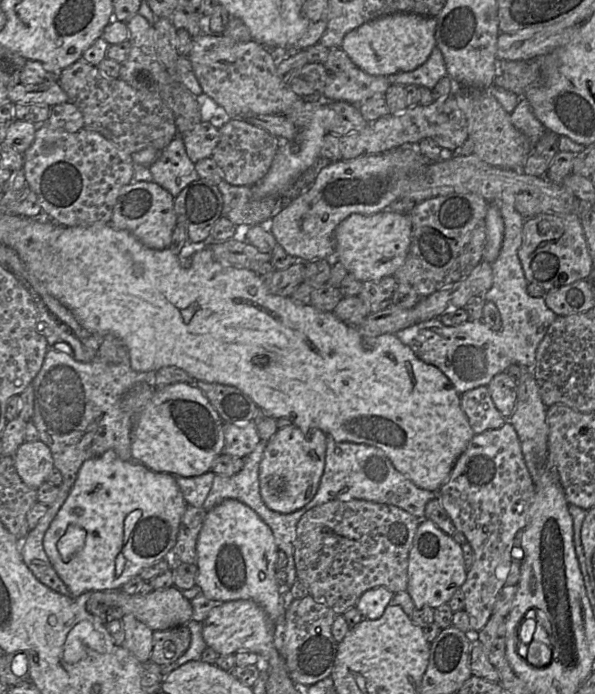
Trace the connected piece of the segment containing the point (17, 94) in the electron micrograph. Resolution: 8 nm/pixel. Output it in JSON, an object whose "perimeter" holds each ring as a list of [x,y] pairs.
{"perimeter":[[[57,81],[40,84],[17,84],[8,90],[9,101],[18,104],[36,104],[53,107],[69,101],[65,91]]]}

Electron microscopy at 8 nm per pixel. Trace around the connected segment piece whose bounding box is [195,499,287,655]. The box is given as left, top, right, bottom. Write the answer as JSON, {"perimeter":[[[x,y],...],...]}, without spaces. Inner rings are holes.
{"perimeter":[[[226,499],[206,513],[196,546],[198,569],[195,581],[210,600],[256,602],[274,625],[275,646],[282,655],[287,609],[275,577],[278,550],[272,530],[252,508],[238,500]]]}

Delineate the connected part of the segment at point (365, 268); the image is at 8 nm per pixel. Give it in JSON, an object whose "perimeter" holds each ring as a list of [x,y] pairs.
{"perimeter":[[[381,211],[372,215],[351,214],[335,230],[333,259],[340,261],[348,273],[361,282],[393,276],[408,255],[412,224],[408,214]]]}

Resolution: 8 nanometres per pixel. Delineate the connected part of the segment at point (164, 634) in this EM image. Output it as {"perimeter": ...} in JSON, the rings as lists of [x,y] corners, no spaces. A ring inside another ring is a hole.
{"perimeter":[[[187,625],[153,632],[153,649],[150,661],[160,666],[175,662],[189,648],[191,633]]]}

